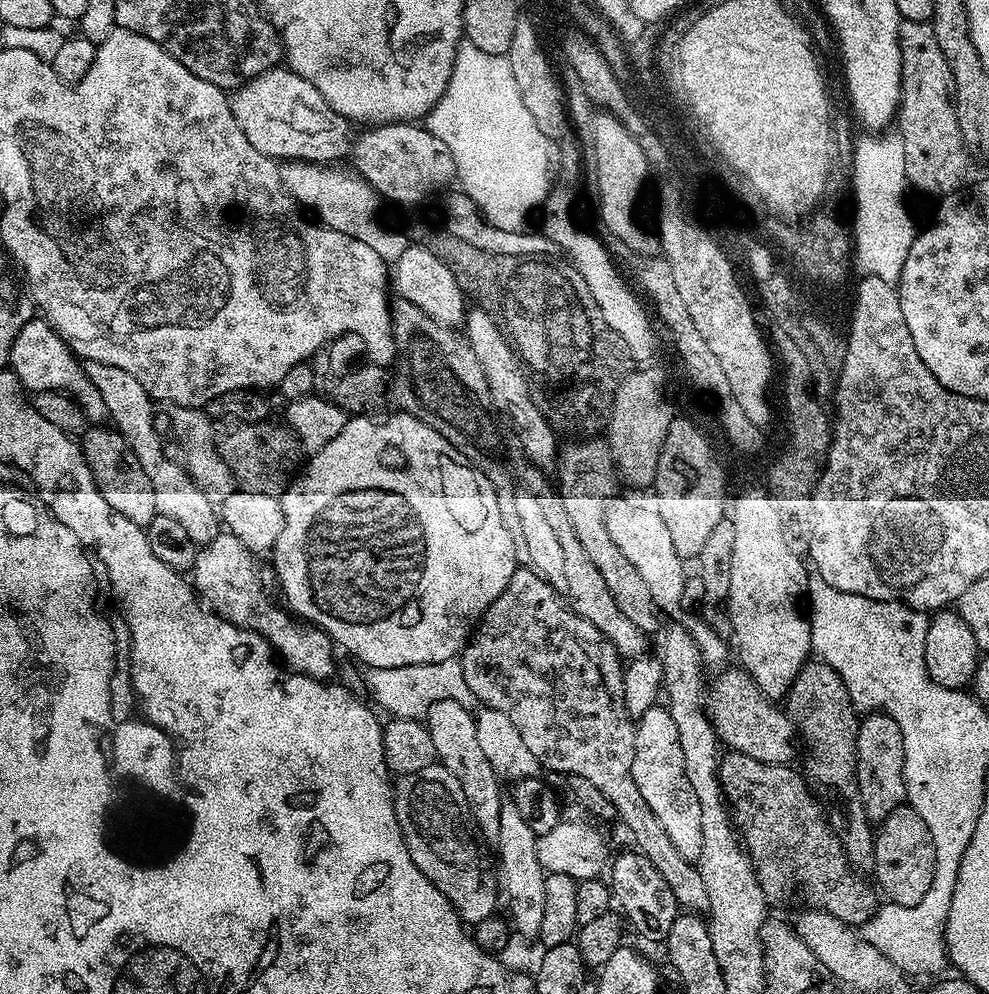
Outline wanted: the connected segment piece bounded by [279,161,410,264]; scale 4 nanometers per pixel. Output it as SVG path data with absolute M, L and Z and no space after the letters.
M287 161L280 164L279 177L283 188L291 194L296 203L305 209L312 209L325 227L342 234L349 234L377 251L385 263L394 264L410 246L405 233L384 228L378 222L380 197L357 173L349 169L327 164L316 165L309 161Z

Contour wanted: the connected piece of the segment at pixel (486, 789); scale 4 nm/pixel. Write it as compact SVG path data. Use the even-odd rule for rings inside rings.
M453 700L434 702L430 706L426 723L430 730L430 738L434 741L436 759L454 778L458 778L458 786L462 786L462 794L466 794L466 802L470 806L470 814L480 827L480 835L484 838L495 838L500 833L500 787L502 781L494 774L490 761L478 743L475 715L465 705Z

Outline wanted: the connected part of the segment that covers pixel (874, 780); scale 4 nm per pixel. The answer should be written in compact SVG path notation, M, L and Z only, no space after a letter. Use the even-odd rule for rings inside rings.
M868 714L861 719L856 739L856 773L858 790L862 794L869 821L884 820L895 808L901 807L907 801L902 730L898 730L898 722L894 722L892 716Z

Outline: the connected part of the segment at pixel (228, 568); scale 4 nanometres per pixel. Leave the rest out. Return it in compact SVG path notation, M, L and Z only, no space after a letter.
M227 530L221 531L214 542L203 545L197 551L190 583L199 599L211 611L224 620L229 620L231 624L245 628L247 632L258 633L291 671L315 680L327 681L332 672L332 638L315 626L305 626L287 607L279 608L272 601L272 596L260 577L256 560L254 553L242 546L238 538L231 536Z

